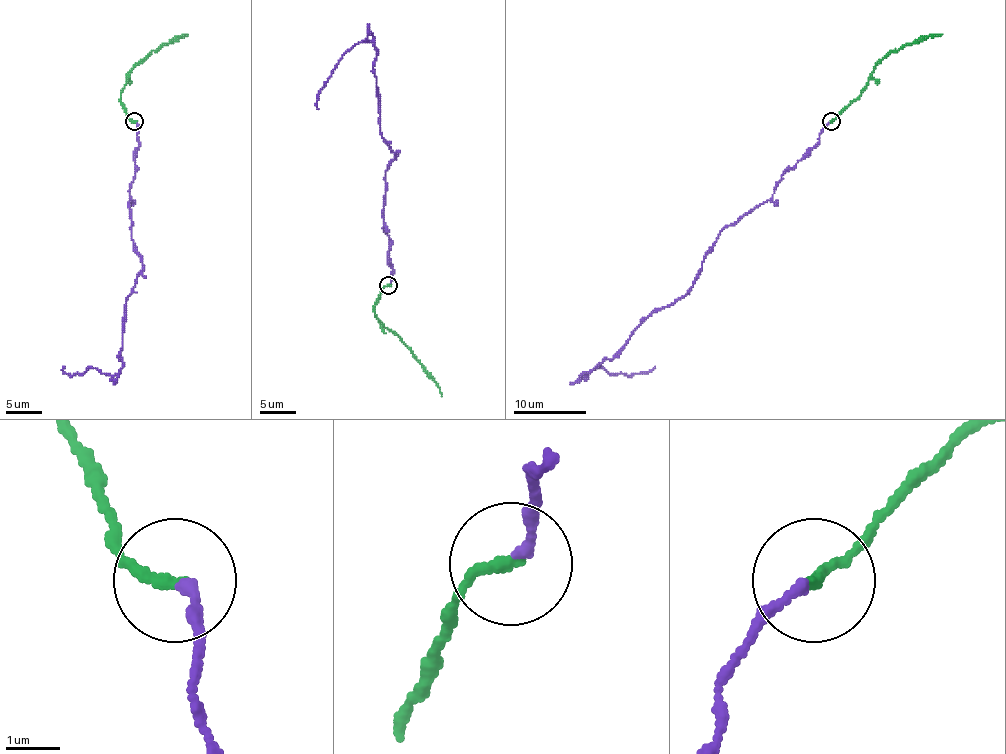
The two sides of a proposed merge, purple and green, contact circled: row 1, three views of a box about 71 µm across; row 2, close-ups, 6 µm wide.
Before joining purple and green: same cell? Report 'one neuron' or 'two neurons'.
one neuron

